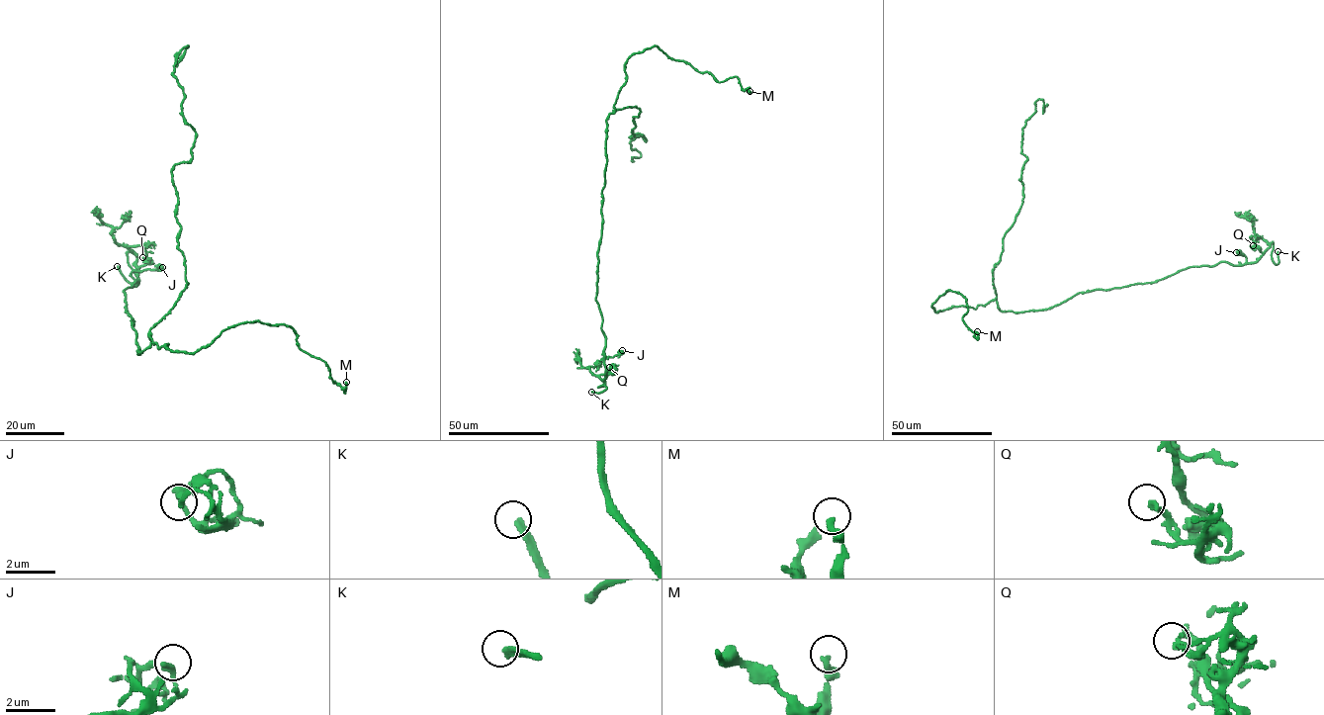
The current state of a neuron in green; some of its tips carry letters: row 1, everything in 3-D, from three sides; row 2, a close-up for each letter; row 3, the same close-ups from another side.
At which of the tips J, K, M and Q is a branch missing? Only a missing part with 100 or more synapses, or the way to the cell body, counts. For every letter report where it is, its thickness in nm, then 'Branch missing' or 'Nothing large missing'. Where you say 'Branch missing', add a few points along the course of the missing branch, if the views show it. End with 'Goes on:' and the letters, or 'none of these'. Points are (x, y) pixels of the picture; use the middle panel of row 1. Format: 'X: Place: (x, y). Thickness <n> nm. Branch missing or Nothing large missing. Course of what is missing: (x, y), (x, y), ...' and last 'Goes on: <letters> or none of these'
J: Place: (622, 350). Thickness 240 nm. Nothing large missing
K: Place: (591, 392). Thickness 280 nm. Branch missing
M: Place: (750, 91). Thickness 320 nm. Nothing large missing
Q: Place: (609, 367). Thickness 240 nm. Nothing large missing
Goes on: K

